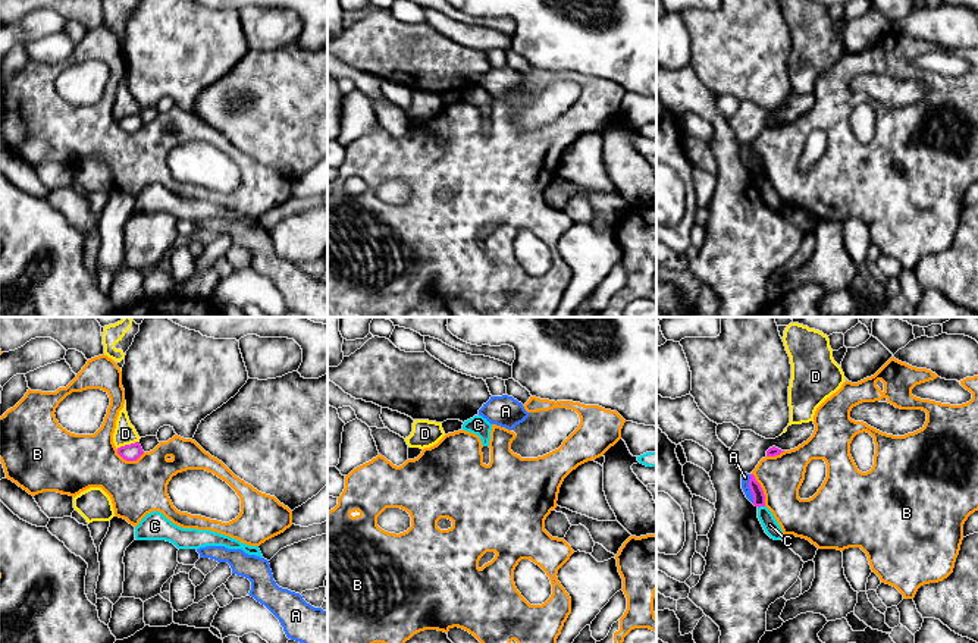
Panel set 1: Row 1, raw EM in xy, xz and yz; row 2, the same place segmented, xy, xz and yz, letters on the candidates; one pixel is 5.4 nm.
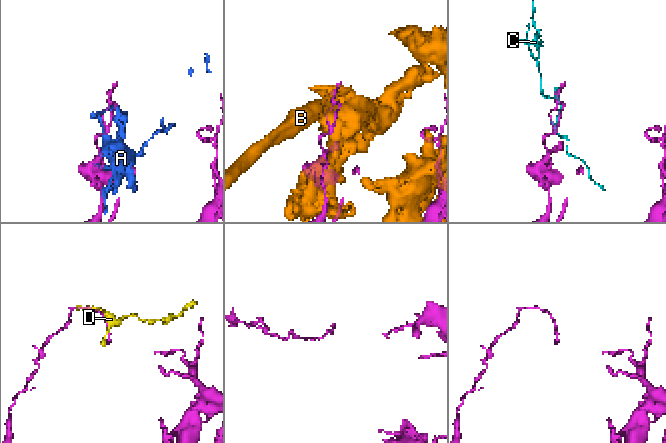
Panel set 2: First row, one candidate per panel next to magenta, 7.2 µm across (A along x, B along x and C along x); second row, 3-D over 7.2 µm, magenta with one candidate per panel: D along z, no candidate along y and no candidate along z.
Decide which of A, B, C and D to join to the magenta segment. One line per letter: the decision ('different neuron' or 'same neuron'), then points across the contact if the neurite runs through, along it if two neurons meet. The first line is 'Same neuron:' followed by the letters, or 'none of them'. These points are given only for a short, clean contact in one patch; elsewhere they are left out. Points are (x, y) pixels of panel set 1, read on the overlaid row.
Same neuron: none of them
A: different neuron
B: different neuron
C: different neuron; border along yz (764, 505), (758, 508)
D: different neuron

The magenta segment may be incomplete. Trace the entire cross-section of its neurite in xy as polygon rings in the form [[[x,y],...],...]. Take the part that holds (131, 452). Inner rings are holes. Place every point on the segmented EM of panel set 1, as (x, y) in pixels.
[[[140,442],[117,448],[117,454],[126,461],[137,461],[142,454]]]

